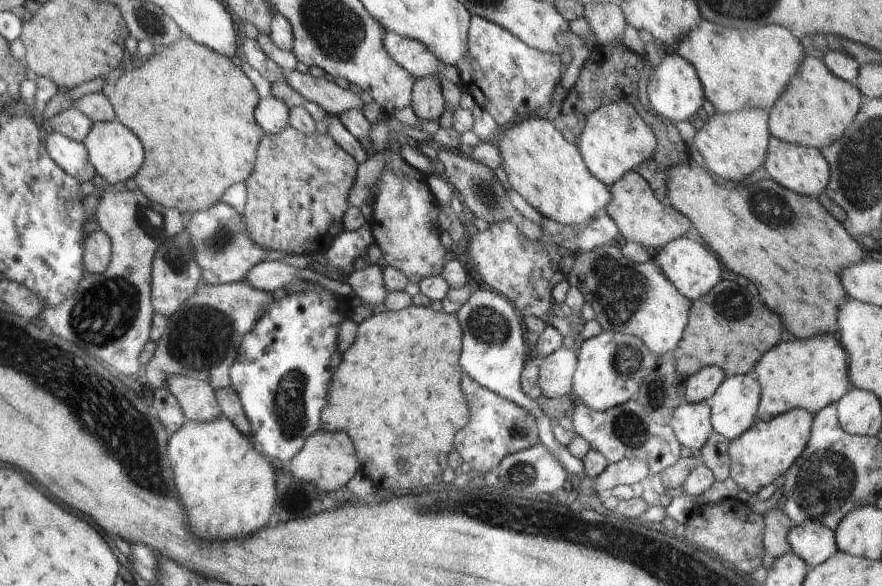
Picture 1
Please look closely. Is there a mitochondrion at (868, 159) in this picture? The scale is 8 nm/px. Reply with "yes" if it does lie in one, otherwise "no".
yes

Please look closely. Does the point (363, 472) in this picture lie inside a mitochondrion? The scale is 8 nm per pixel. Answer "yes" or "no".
no

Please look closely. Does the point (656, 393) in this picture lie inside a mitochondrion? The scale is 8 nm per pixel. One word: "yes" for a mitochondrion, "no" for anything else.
yes

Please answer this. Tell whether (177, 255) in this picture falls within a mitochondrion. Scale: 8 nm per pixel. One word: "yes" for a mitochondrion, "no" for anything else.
yes

